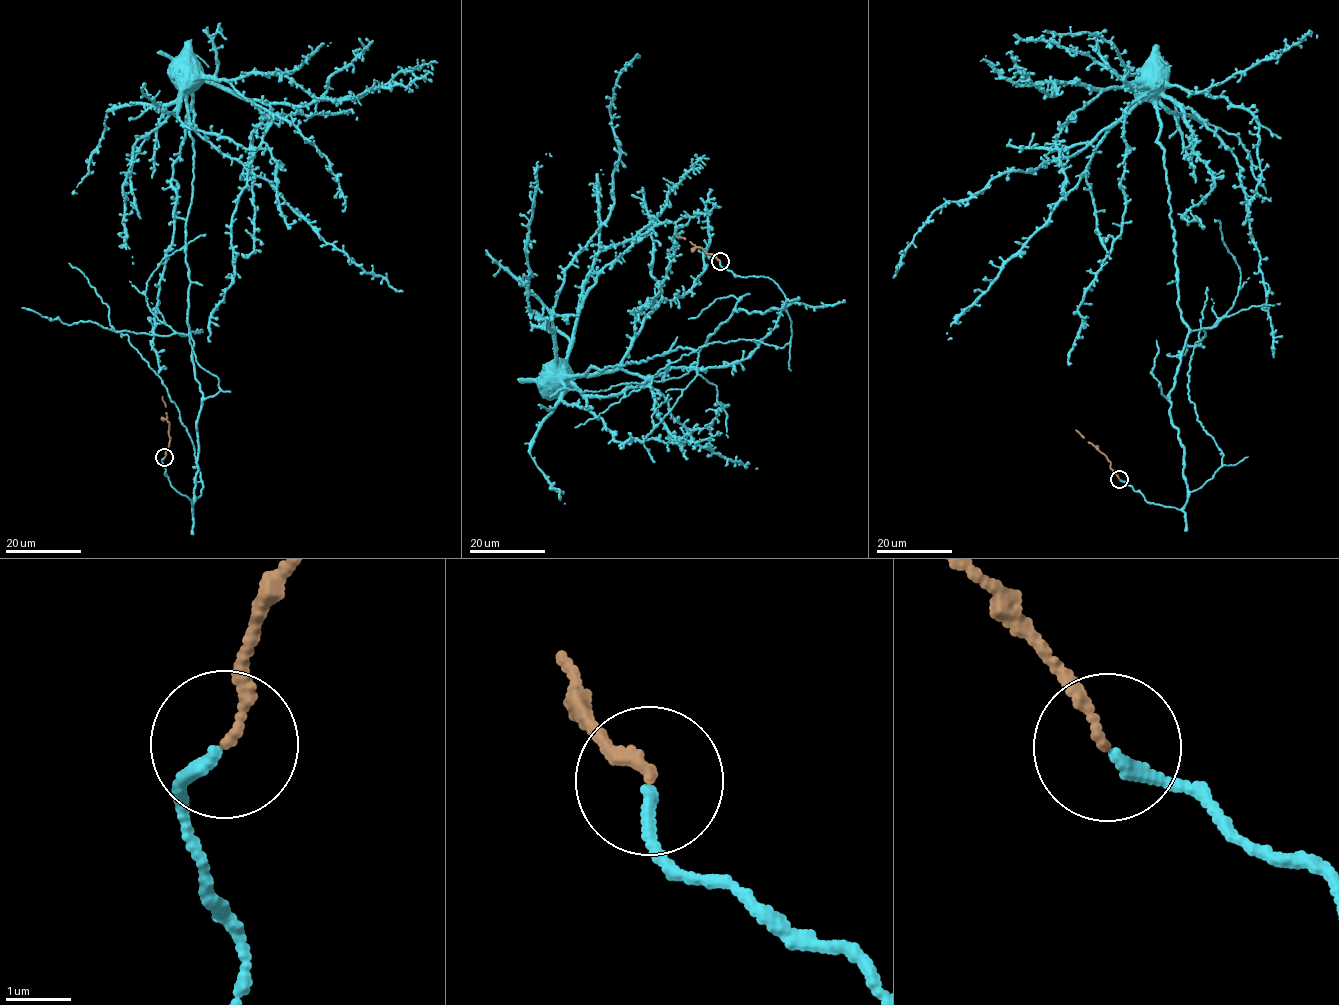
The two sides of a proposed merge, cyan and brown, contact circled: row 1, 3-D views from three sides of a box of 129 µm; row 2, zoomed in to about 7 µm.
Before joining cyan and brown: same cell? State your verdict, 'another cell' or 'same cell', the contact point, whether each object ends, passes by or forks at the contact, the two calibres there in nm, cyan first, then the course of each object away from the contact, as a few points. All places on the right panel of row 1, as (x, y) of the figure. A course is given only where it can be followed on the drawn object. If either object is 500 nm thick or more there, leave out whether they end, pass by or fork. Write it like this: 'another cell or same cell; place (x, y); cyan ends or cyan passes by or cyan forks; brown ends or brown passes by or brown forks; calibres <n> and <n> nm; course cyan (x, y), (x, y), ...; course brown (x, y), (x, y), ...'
same cell; place (1119, 479); cyan ends; brown ends; calibres 170 and 140 nm; course cyan (1120, 479), (1150, 504), (1180, 509), (1187, 500), (1170, 391), (1188, 325), (1147, 73); course brown (1119, 479), (1105, 455), (1076, 430)

